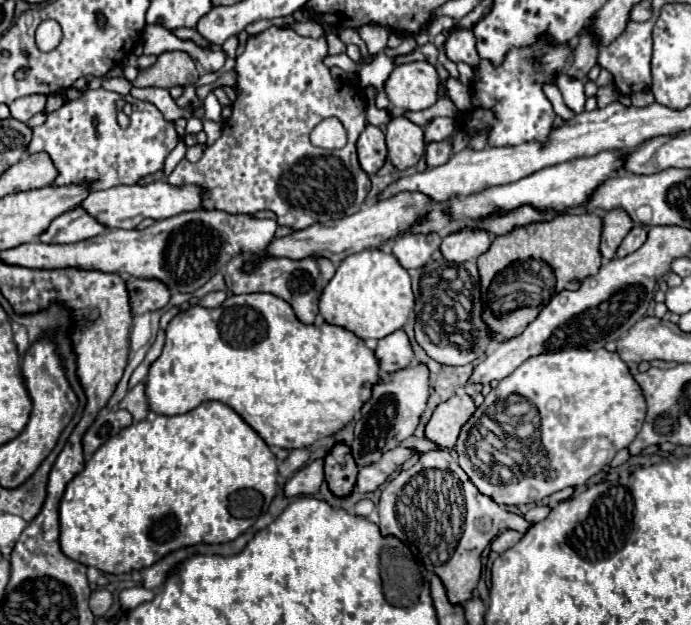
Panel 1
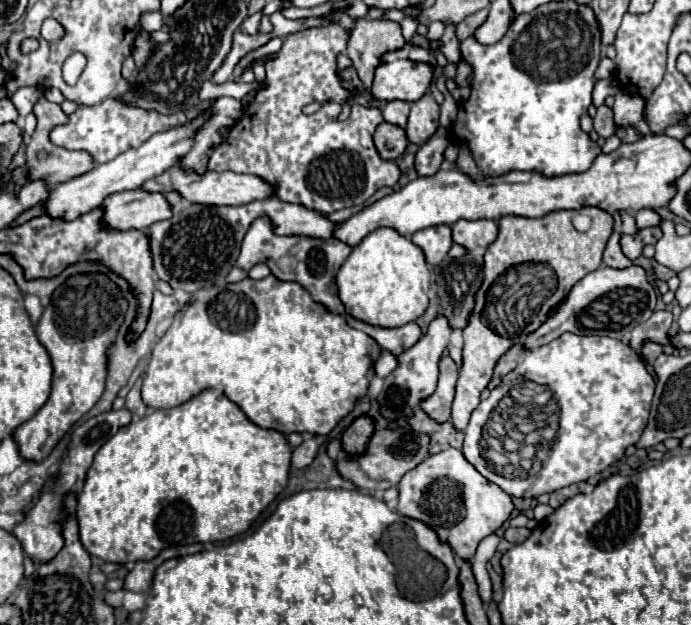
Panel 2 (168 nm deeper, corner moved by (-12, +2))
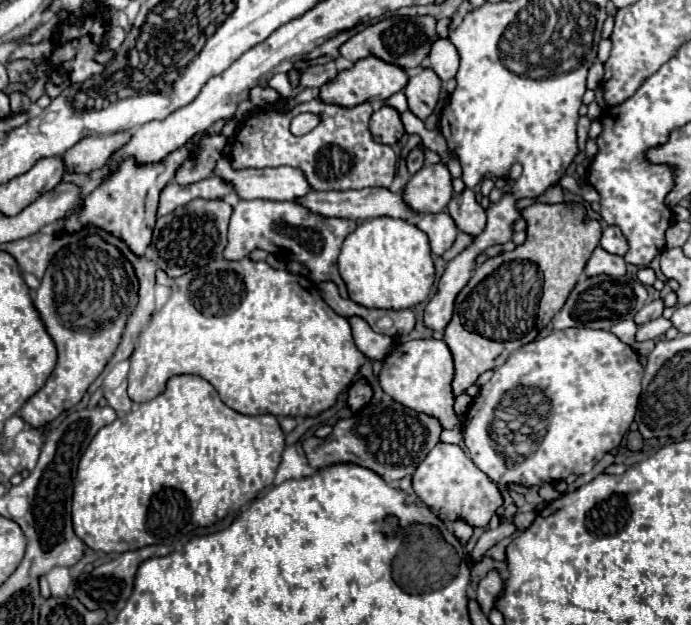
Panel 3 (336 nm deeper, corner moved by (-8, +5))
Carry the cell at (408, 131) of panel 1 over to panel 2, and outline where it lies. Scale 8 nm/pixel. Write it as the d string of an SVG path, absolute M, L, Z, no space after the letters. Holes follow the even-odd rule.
M428 91L410 107L410 117L406 125L408 139L416 145L422 145L438 129L438 117L440 117L440 107L434 101L432 93Z

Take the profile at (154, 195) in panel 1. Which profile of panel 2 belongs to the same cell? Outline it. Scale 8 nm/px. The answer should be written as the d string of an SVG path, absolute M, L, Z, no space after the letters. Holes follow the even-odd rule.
M176 167L172 171L166 171L164 175L158 175L156 179L148 179L144 183L146 191L160 191L166 193L170 189L176 189L182 193L184 199L192 203L212 203L212 205L246 205L252 201L262 201L274 197L274 187L268 185L262 177L250 175L250 173L234 173L234 171L208 171L204 175L180 175Z

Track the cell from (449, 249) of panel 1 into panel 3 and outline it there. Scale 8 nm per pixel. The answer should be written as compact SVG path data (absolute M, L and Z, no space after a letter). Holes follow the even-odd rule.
M464 190L462 194L456 194L448 204L448 214L456 222L460 232L466 232L470 236L478 236L484 230L486 224L486 212L476 202L476 196L472 190Z

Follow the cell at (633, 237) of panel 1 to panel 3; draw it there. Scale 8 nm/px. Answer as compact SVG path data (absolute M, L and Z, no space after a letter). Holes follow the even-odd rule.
M606 226L606 228L604 228L600 246L602 246L604 250L608 250L610 254L620 254L620 256L624 256L624 252L628 252L628 240L624 240L624 234L622 234L620 228L616 228L616 226Z

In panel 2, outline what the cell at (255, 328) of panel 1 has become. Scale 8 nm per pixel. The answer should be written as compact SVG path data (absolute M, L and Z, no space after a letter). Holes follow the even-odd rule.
M268 275L268 277L258 279L258 281L246 277L246 279L238 281L238 283L222 283L222 285L204 287L204 289L198 289L192 295L192 299L186 305L184 313L180 311L174 317L174 321L168 327L168 331L164 333L164 337L160 337L158 343L154 345L154 349L152 349L152 359L150 359L150 363L146 367L146 373L144 373L144 379L142 379L142 401L146 403L146 407L152 407L152 409L168 409L168 407L176 407L176 405L192 399L192 395L198 395L200 391L204 391L208 387L214 387L214 389L218 387L258 427L276 429L276 431L280 431L284 435L290 435L294 431L296 433L310 431L314 435L328 435L336 427L336 423L354 409L356 399L366 395L368 383L374 377L372 375L372 363L376 361L376 355L380 355L380 347L378 347L378 343L372 337L368 337L364 331L348 327L348 323L344 323L342 315L336 315L336 313L328 311L324 305L316 303L310 297L310 293L300 283L280 281L274 275Z

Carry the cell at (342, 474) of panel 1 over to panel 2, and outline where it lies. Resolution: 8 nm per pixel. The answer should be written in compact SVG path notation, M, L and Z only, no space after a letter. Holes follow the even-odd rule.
M360 415L352 421L352 425L342 435L342 447L348 451L348 455L356 455L356 451L364 451L368 445L368 439L374 431L374 419L368 415Z

